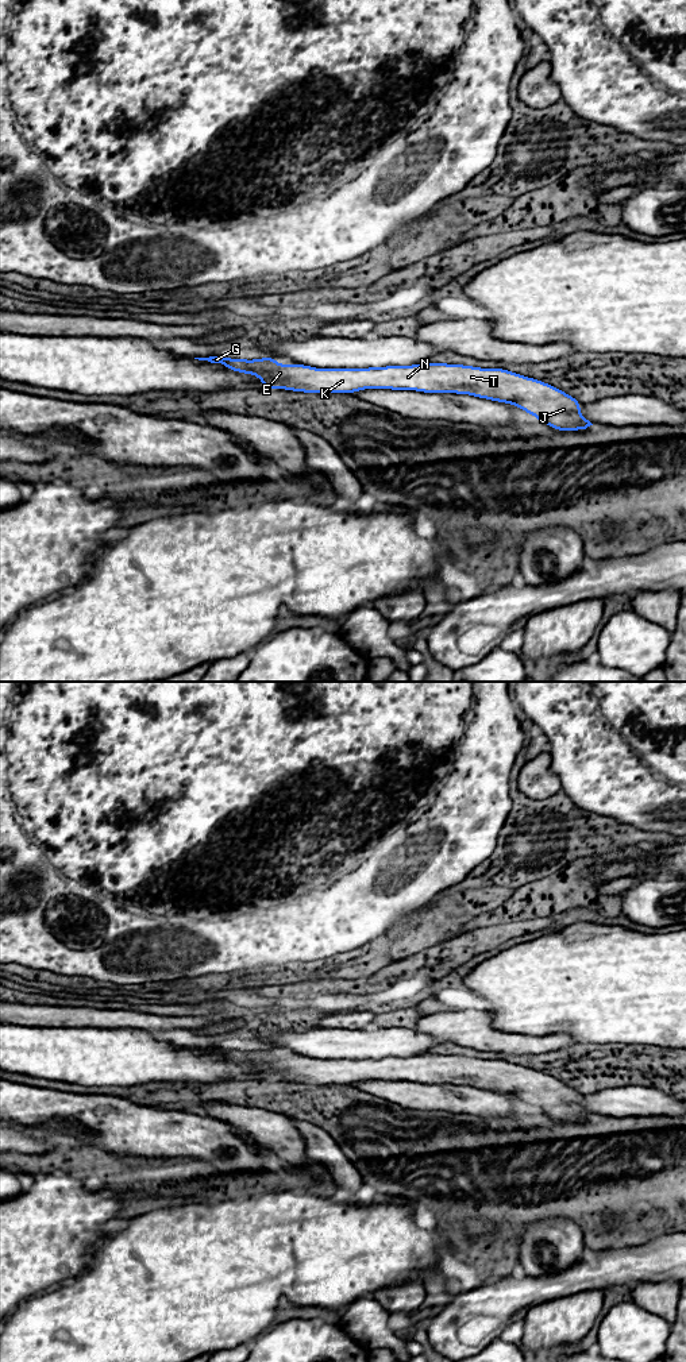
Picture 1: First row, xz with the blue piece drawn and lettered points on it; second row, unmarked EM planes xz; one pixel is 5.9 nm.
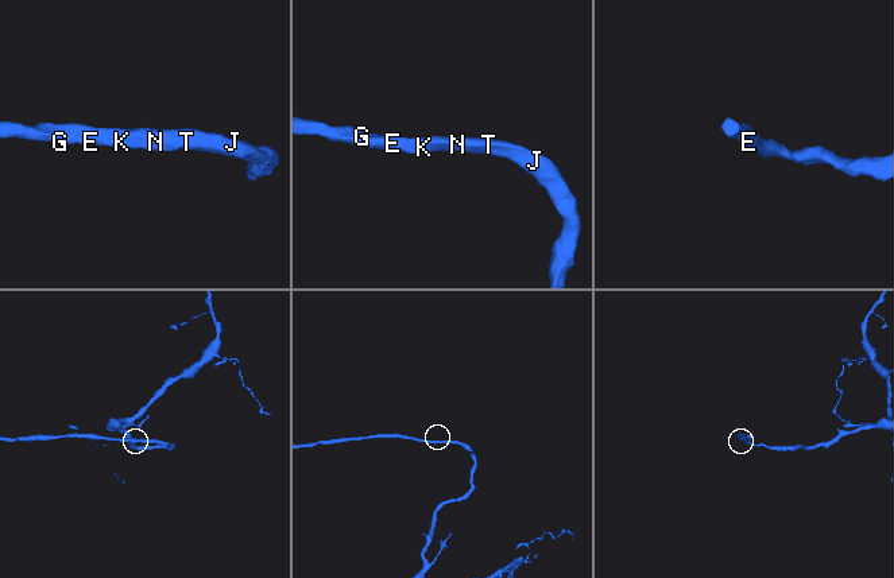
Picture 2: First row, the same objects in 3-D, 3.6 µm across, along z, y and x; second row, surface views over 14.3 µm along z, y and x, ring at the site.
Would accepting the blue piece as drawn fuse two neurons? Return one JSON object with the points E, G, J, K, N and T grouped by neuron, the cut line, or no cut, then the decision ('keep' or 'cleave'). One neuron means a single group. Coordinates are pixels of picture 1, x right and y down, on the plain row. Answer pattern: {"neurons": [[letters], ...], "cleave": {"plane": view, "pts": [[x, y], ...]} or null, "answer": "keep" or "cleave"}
{"neurons": [["E", "G", "J", "K", "N", "T"]], "cleave": null, "answer": "keep"}

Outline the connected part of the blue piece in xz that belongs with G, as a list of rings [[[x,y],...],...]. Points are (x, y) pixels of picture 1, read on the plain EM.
[[[224,1047],[194,1050],[220,1054],[242,1065],[254,1065],[267,1081],[354,1085],[365,1080],[390,1080],[469,1085],[512,1095],[559,1123],[582,1122],[593,1116],[581,1107],[582,1093],[578,1091],[546,1073],[505,1060],[428,1053],[359,1061],[316,1060],[300,1054],[278,1056],[273,1047],[254,1052]]]

